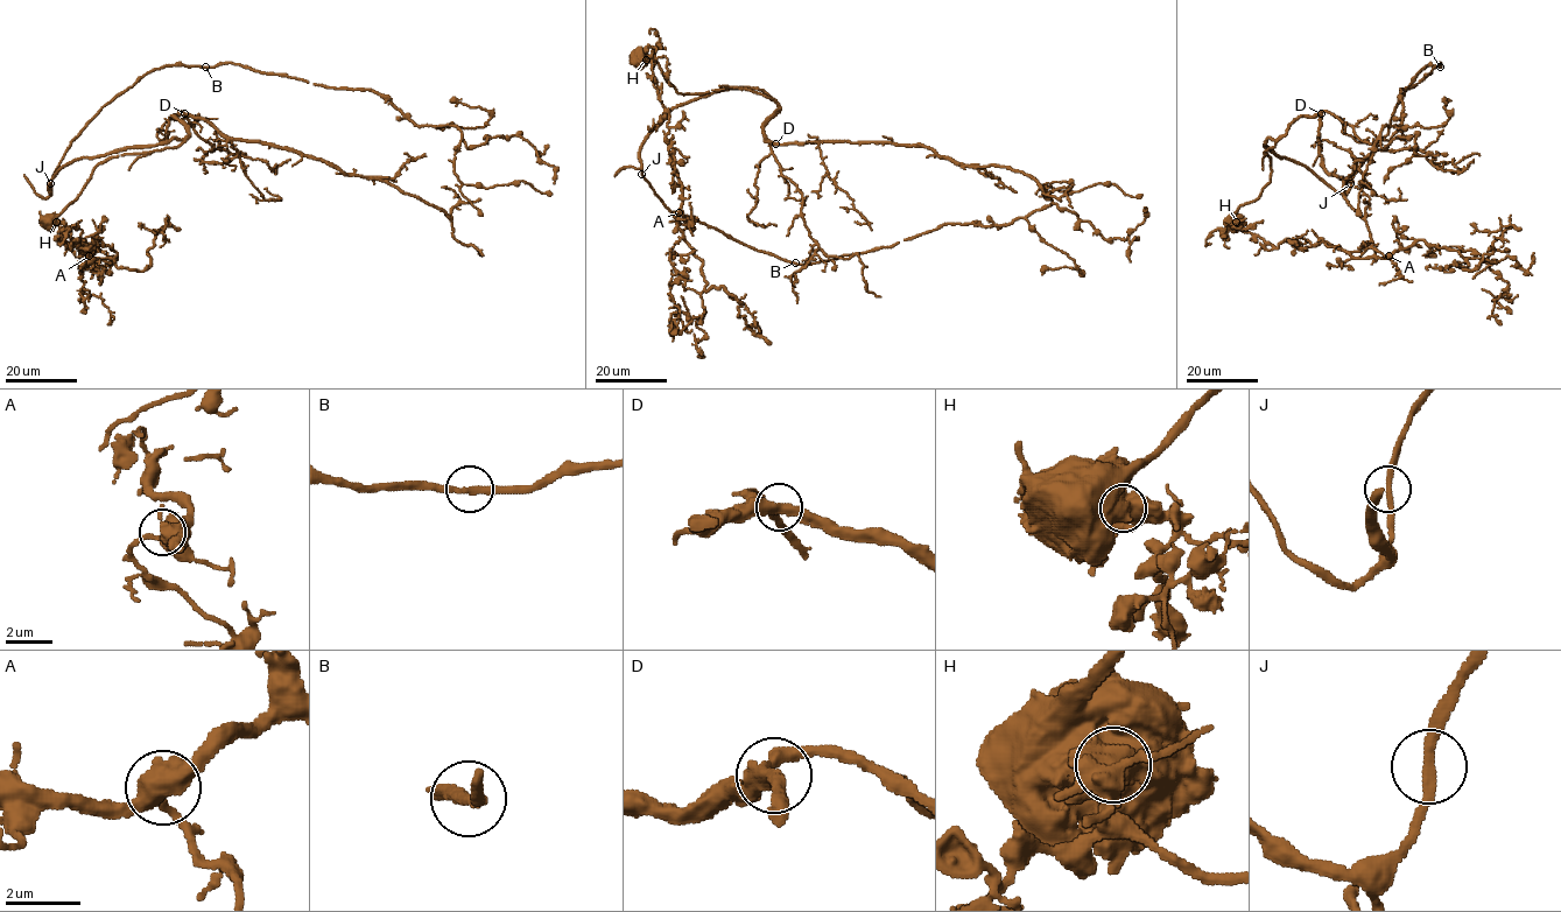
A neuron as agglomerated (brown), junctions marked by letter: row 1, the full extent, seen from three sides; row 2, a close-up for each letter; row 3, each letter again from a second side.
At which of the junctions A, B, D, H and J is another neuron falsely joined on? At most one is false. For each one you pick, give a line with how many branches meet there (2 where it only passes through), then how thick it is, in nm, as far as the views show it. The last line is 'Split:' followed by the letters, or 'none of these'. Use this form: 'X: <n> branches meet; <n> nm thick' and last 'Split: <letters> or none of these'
H: 2 branches meet; 950 nm thick
Split: H

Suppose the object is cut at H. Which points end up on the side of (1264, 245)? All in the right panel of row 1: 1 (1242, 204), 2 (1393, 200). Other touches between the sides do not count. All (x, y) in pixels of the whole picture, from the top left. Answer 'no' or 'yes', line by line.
1: no
2: no

